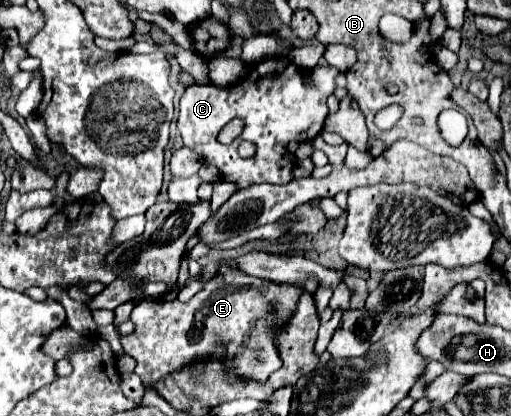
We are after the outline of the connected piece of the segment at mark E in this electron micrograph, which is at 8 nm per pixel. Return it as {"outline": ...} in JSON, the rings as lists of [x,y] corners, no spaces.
{"outline":[[[222,267],[220,275],[204,285],[200,293],[196,293],[188,303],[180,303],[178,299],[172,301],[140,301],[130,319],[134,321],[134,331],[130,335],[120,337],[122,349],[136,359],[136,373],[142,377],[144,383],[148,381],[158,381],[166,373],[172,373],[194,359],[202,357],[224,357],[226,369],[232,369],[236,375],[246,375],[250,379],[266,381],[270,373],[282,367],[280,355],[276,351],[276,333],[274,327],[284,325],[292,311],[296,311],[296,303],[300,297],[300,289],[296,289],[290,283],[274,283],[258,277],[250,277],[242,273],[236,267]]]}

